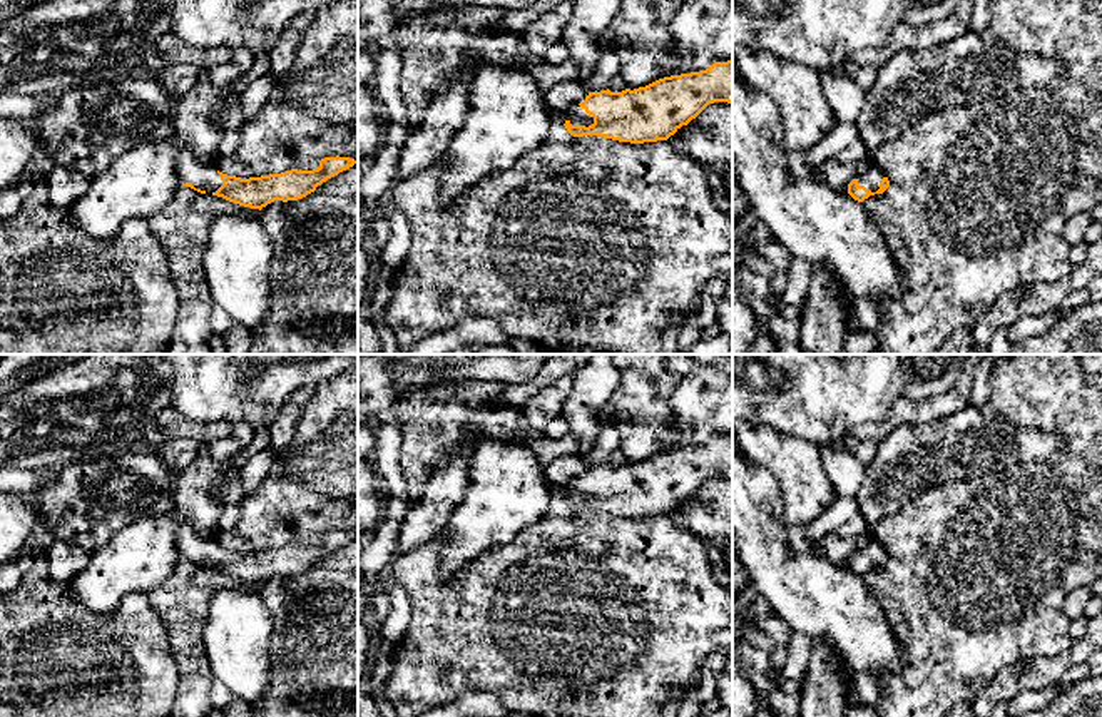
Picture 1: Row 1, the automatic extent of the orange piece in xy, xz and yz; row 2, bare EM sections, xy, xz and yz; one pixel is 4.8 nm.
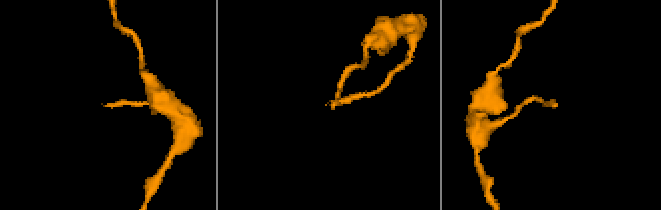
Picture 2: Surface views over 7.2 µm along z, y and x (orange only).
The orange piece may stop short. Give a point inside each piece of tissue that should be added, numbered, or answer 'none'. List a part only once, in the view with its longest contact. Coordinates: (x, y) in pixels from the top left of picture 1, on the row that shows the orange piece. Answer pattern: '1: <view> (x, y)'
1: xz (577, 116)

